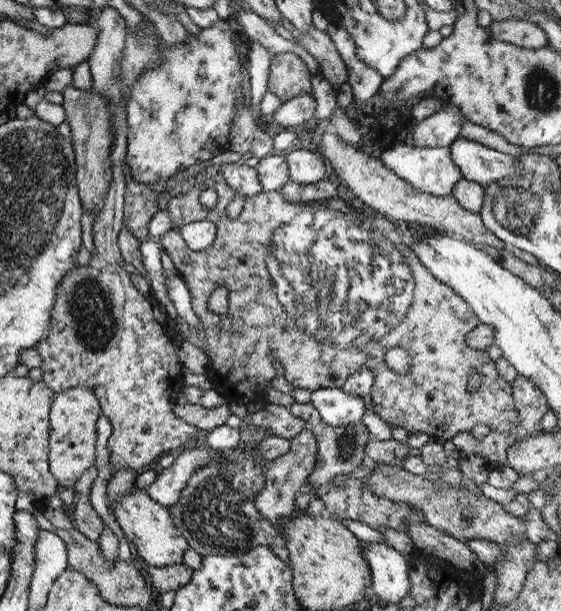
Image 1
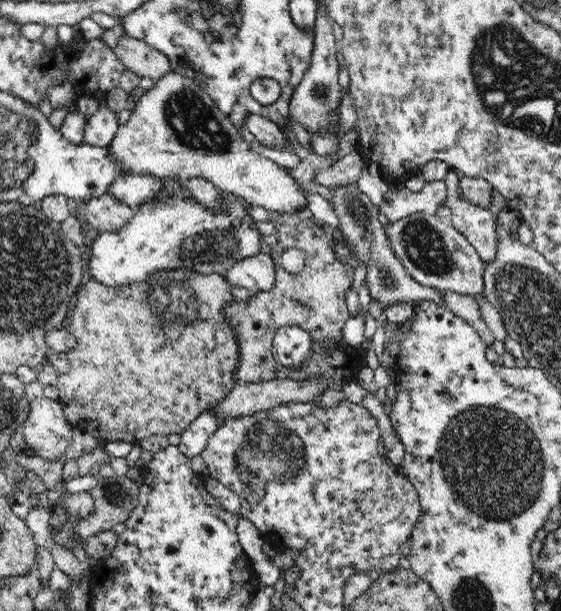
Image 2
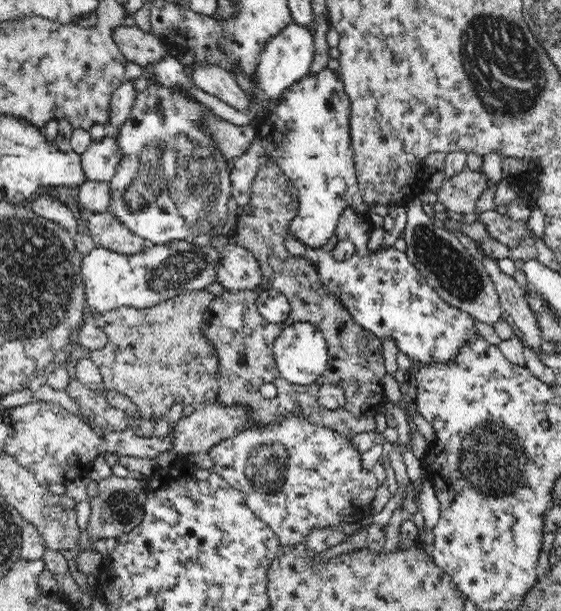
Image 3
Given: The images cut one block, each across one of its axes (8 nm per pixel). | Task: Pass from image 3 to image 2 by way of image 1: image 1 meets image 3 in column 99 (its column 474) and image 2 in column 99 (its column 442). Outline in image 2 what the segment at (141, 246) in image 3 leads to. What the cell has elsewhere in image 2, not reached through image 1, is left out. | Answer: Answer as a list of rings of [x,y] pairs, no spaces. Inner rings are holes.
[[[108,193],[88,198],[79,207],[87,222],[100,233],[119,233],[136,213],[135,208],[120,203]]]

